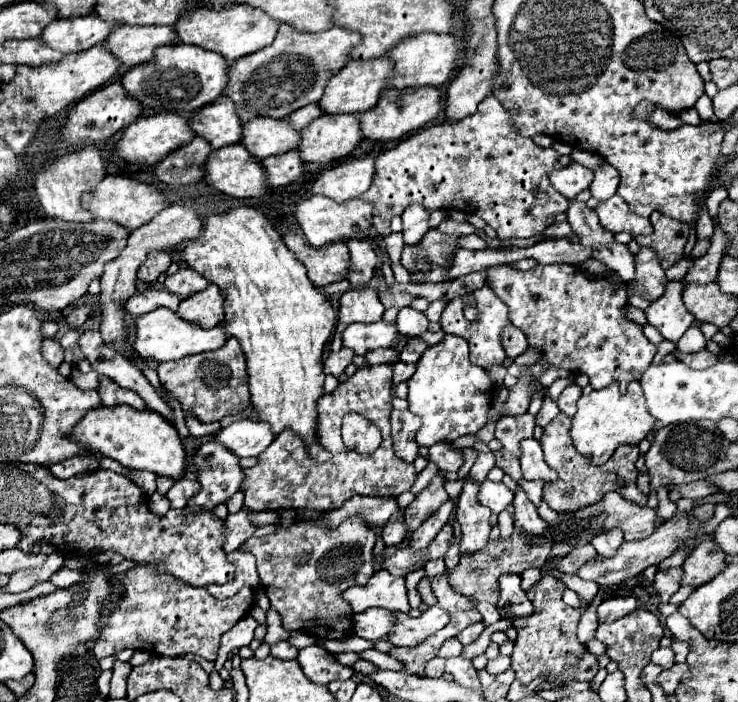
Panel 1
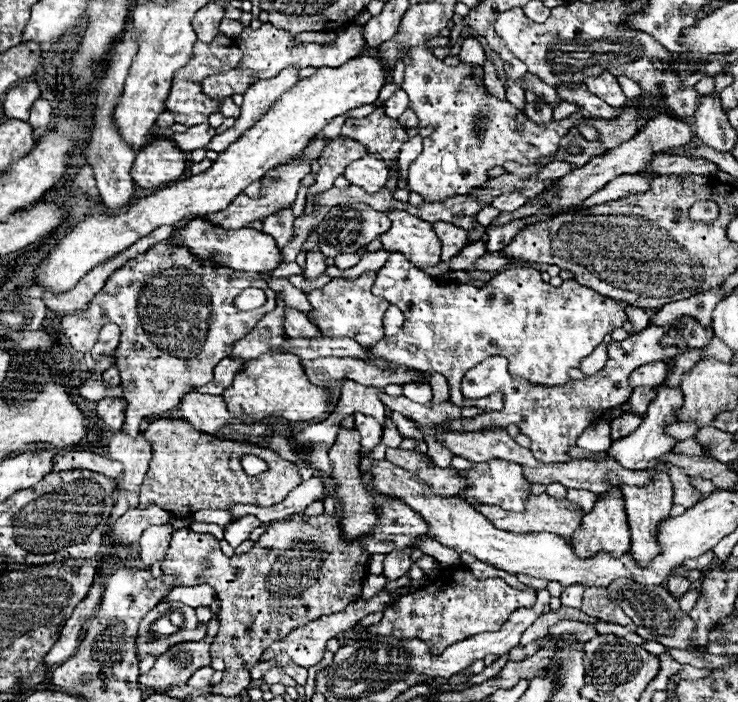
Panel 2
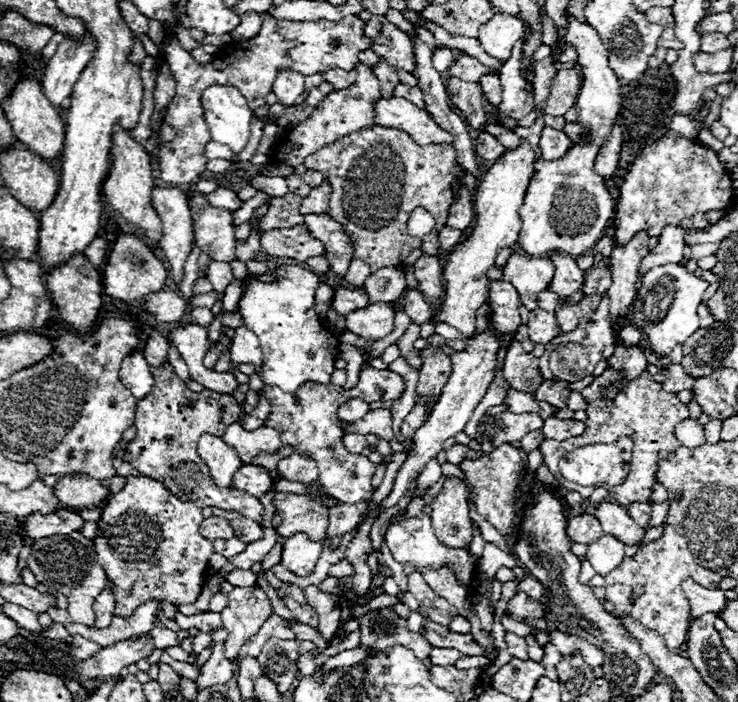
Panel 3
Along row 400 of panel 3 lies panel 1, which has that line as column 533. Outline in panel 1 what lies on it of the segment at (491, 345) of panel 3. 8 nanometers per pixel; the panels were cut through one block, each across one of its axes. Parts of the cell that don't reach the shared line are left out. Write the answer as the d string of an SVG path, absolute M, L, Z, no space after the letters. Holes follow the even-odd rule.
M536 438L524 440L520 448L522 448L520 464L522 464L522 474L526 480L544 480L544 482L556 480L556 472L544 462L544 454Z

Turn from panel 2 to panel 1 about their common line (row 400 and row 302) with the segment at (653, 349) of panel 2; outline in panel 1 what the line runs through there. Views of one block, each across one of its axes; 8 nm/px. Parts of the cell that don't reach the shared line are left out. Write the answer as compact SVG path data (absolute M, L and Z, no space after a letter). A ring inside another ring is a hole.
M538 264L536 268L522 272L512 266L488 268L486 284L496 290L496 296L508 306L508 316L514 326L518 326L532 348L538 348L546 354L546 362L556 368L564 368L574 374L586 374L594 390L606 388L612 382L620 382L620 390L624 392L632 380L640 380L644 370L652 364L656 354L656 346L644 336L642 326L630 322L626 318L626 286L612 286L608 278L592 278L582 274L572 264Z

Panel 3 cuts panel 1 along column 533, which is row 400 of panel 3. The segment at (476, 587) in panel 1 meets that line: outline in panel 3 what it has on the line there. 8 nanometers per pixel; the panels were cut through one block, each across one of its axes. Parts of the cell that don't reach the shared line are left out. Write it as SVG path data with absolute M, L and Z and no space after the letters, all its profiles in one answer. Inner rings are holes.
M558 378L552 380L544 380L542 386L534 392L534 398L550 402L556 408L566 408L566 400L570 396L570 384L568 382L560 382Z

